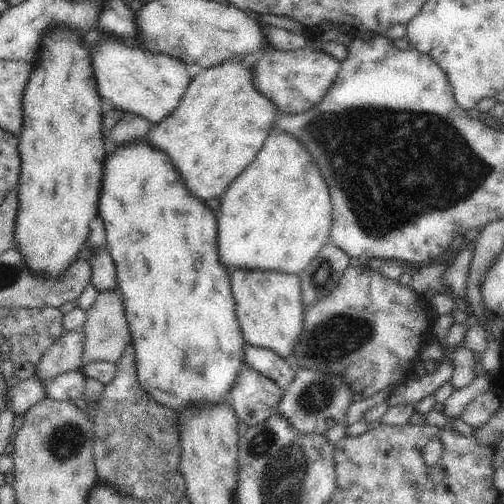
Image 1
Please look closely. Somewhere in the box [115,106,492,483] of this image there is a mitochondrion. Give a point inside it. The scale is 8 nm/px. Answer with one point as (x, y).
(329, 343)

